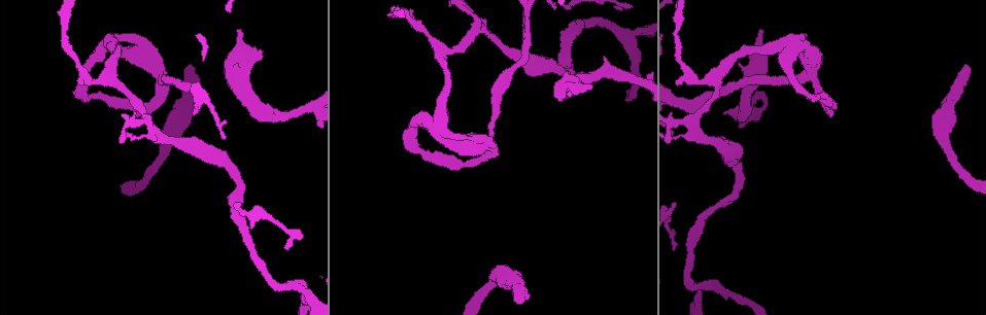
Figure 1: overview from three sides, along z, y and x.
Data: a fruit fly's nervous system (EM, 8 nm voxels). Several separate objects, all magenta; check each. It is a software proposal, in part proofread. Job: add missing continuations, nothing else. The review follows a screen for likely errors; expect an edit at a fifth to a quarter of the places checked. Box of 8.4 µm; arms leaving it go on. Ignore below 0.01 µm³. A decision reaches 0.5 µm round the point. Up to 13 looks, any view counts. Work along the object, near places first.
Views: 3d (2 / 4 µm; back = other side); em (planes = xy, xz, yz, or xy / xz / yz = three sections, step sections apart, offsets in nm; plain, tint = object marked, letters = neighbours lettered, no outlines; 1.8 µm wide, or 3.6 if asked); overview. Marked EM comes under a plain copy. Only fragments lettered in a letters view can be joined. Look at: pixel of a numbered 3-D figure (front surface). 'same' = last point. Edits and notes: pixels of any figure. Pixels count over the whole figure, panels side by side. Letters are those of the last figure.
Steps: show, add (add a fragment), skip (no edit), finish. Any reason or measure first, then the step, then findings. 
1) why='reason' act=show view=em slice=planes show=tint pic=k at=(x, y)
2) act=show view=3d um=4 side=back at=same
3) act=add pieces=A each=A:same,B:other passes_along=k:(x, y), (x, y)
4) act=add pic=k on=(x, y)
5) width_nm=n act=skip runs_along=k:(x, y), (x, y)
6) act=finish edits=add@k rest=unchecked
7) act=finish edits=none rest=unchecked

why='tapers out' act=show view=3d um=2 pic=1 at=(803, 34)

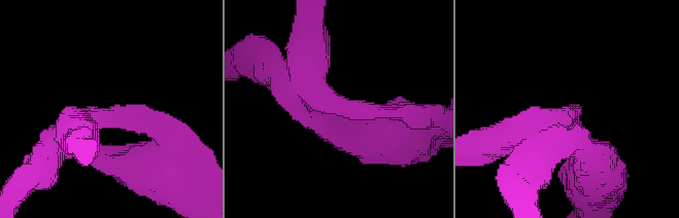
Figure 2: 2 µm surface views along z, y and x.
act=show view=em slice=planes show=tint pic=2 at=(110, 107)

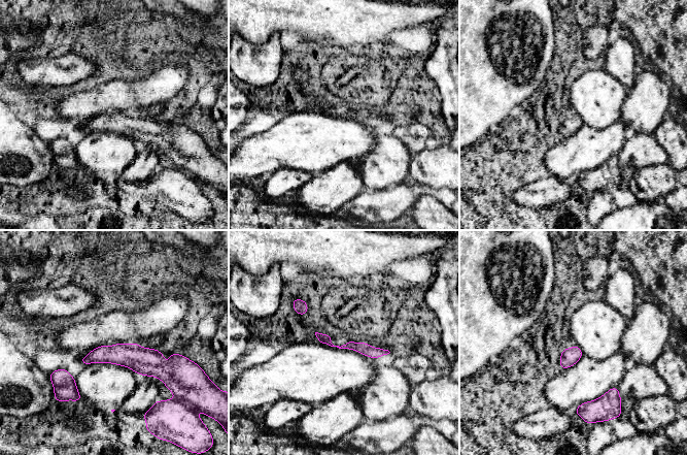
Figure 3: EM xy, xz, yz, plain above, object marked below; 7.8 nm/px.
why='what lies round it' act=show view=em slice=planes show=letters at=same

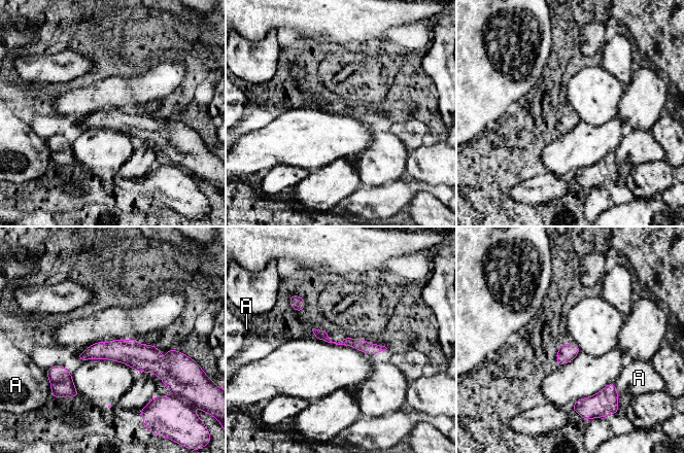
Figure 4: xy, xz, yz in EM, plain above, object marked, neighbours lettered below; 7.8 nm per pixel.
width_nm=90 act=skip each=A:other border=4:(613, 383), (618, 393) found='no lettered fragment goes on from it'

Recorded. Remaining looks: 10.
why='closes a loop' act=show view=3d um=2 pic=1 at=(815, 95)

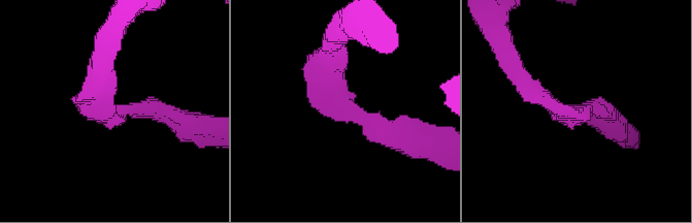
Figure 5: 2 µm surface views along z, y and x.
act=show view=em slice=planes show=letters pic=5 at=(365, 111)

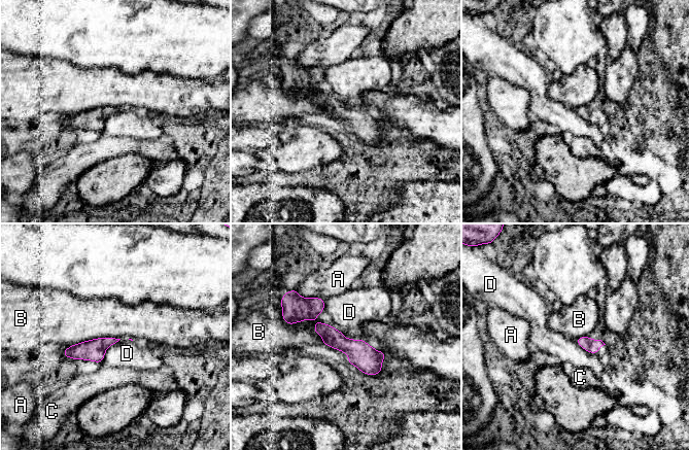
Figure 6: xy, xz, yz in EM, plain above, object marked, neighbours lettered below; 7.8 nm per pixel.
longest_contact=B:400nm act=skip each=A:other,B:other,C:other,D:other found='no lettered fragment goes on from it'

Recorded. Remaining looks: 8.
why='free end' act=show view=3d um=4 pic=1 at=(589, 88)

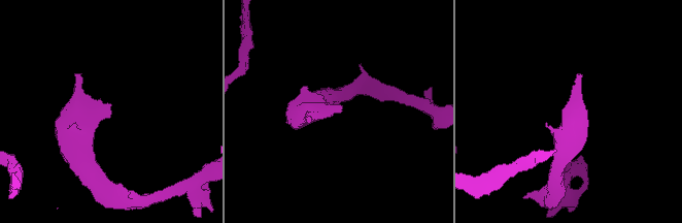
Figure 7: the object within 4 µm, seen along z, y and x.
why='need the tissue' act=show view=em slice=planes show=tint pic=7 at=(107, 104)

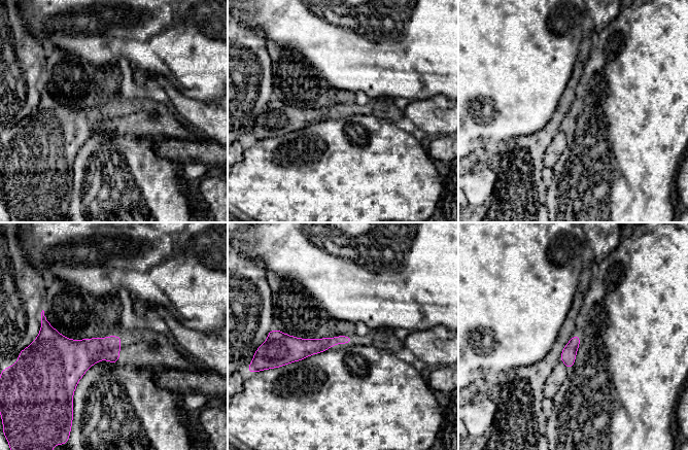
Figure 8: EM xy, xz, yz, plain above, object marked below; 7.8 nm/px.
act=show view=em slice=planes show=letters at=same

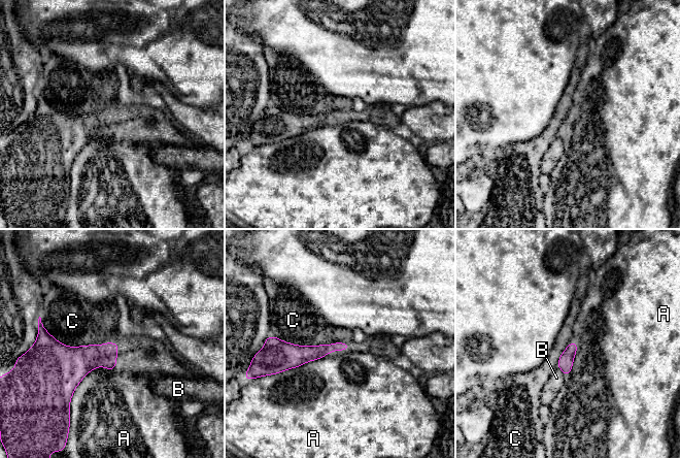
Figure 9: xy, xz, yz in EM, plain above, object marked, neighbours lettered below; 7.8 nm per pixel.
act=skip each=A:other,B:other,C:other border=9:(41, 322), (67, 346), (118, 345) found='no lettered fragment goes on from it'

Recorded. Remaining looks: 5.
why='branch stops here' act=show view=em slice=planes show=letters pic=1 at=(520, 297)

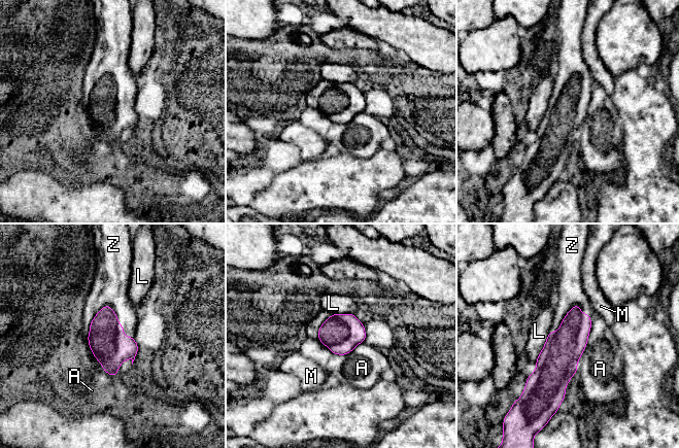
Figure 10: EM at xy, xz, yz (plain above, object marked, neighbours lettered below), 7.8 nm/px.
act=add pieces=Z each=A:other,L:other,M:other,Z:same passes_along=10:(106, 340), (115, 314), (110, 285) found='it goes on there'

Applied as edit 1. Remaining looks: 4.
why='a fork' act=show view=3d um=2 pic=1 at=(624, 36)

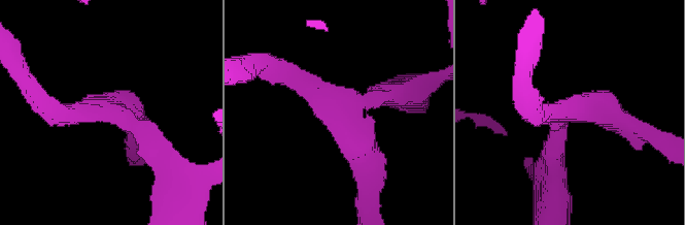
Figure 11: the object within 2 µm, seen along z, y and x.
why='now the EM' act=show view=em slice=planes show=tint pic=11 at=(569, 110)

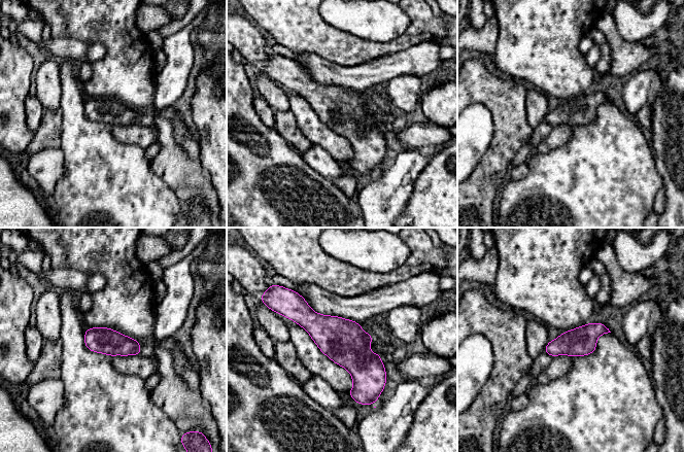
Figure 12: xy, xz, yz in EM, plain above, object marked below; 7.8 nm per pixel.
why='what lies round it' act=show view=em slice=planes show=letters at=same

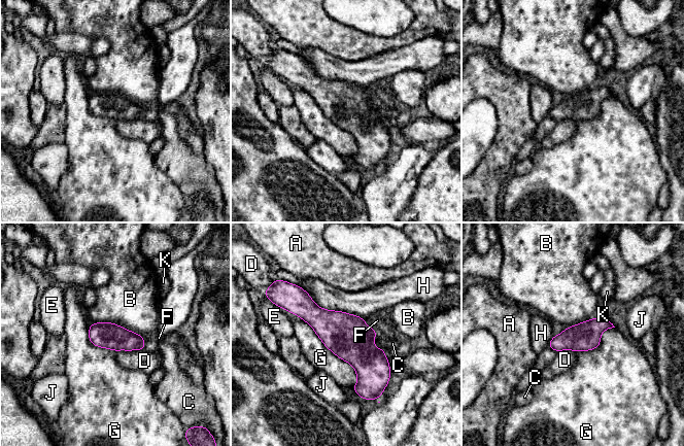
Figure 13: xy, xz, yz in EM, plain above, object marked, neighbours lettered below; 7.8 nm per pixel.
width_nm=200 act=skip each=A:other,B:other,C:other,D:other,E:other,F:other,G:other,H:other,J:other,K:other border=13:(302, 319), (352, 367), (353, 388) found='none of them fits'

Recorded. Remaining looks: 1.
act=finish edits=add@10 rest=unchecked

